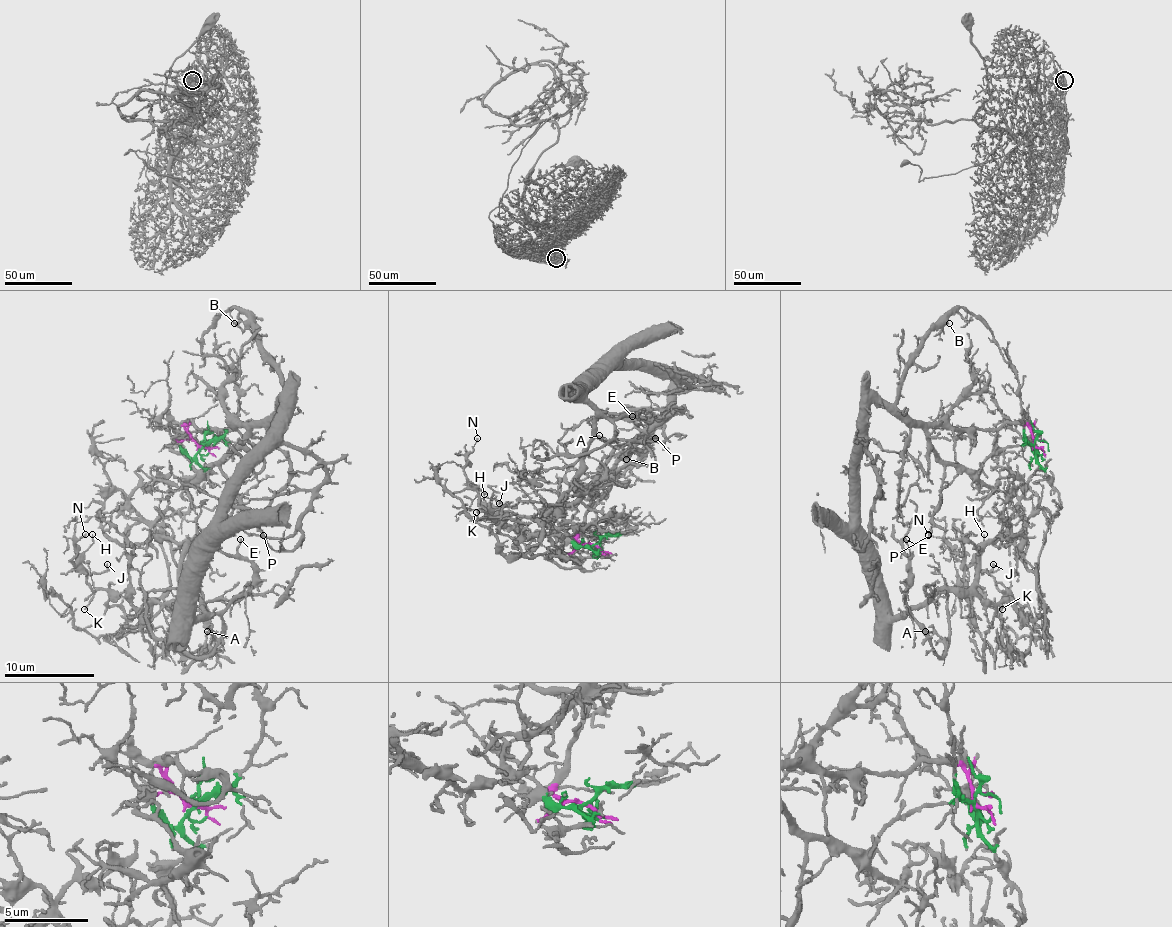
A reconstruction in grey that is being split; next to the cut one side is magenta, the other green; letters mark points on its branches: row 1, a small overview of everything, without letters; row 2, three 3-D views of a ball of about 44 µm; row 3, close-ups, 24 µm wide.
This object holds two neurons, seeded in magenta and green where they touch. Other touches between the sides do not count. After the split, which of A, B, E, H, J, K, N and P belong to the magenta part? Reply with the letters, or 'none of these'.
A, B, E, P

